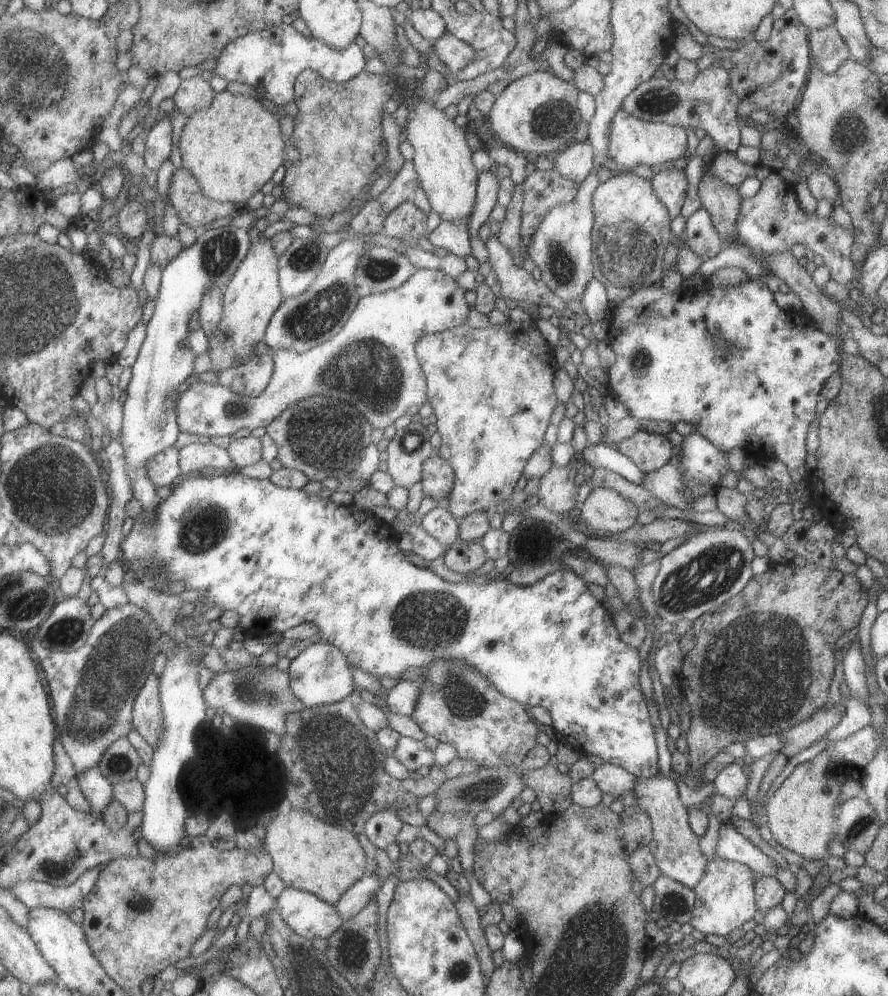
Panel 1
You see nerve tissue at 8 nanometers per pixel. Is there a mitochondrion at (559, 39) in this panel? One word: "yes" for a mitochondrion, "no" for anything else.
no

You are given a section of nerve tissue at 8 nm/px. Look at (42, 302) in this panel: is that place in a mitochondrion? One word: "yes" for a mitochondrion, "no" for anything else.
yes

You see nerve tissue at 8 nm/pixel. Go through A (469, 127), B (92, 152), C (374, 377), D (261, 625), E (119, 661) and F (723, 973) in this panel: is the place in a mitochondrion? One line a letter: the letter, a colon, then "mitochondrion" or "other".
A: other
B: other
C: mitochondrion
D: other
E: mitochondrion
F: other

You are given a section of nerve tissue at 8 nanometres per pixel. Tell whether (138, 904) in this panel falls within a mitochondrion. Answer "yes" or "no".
yes

